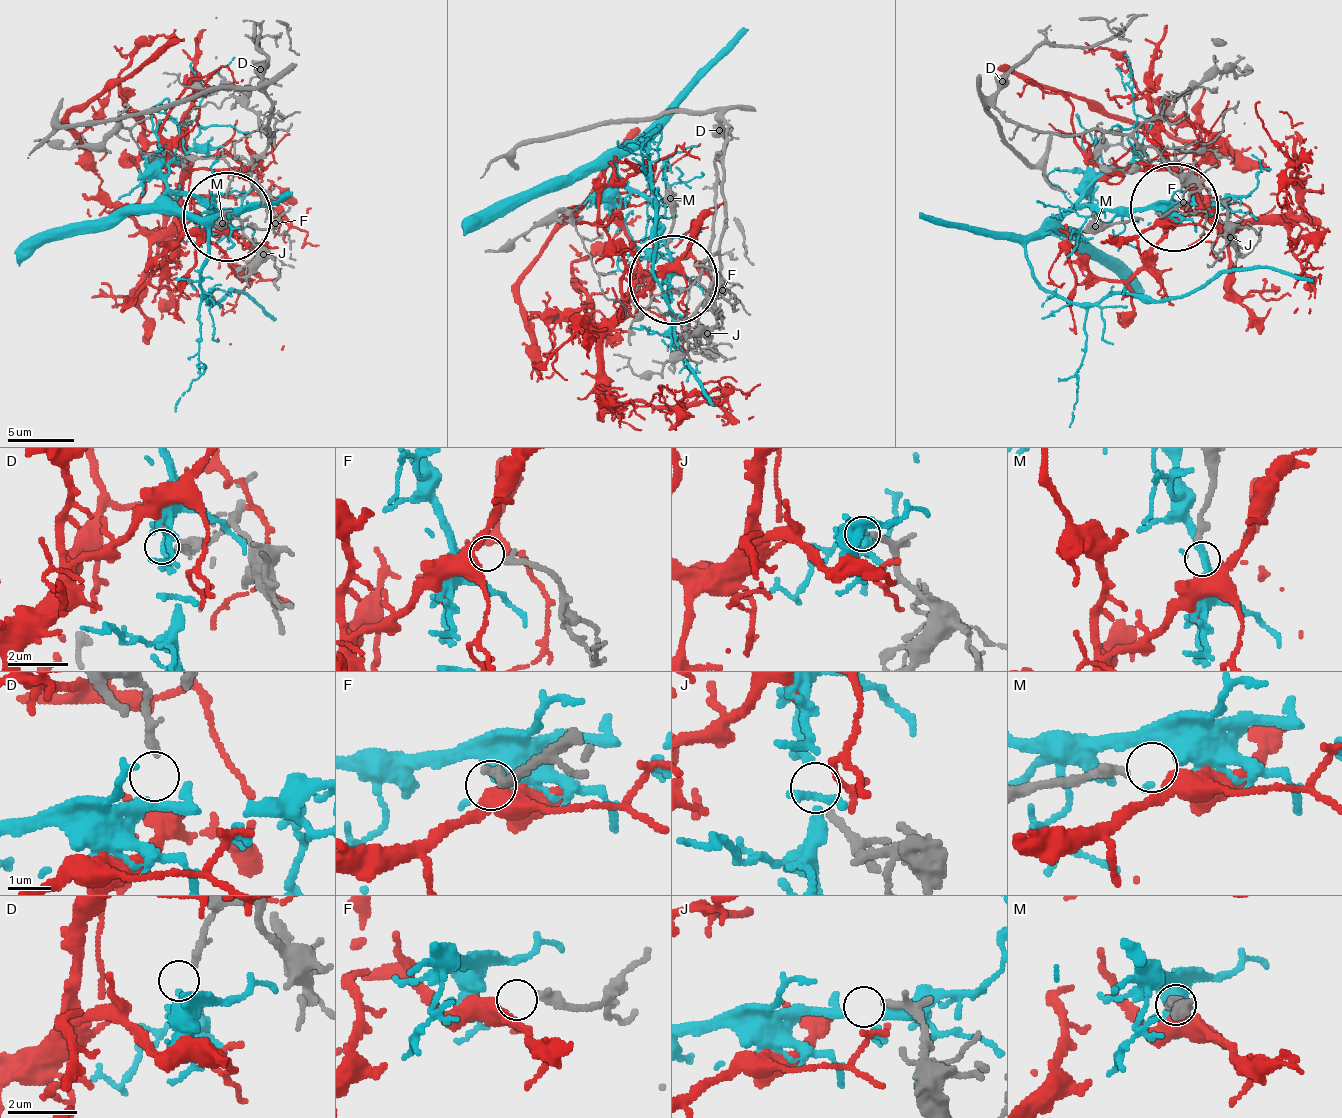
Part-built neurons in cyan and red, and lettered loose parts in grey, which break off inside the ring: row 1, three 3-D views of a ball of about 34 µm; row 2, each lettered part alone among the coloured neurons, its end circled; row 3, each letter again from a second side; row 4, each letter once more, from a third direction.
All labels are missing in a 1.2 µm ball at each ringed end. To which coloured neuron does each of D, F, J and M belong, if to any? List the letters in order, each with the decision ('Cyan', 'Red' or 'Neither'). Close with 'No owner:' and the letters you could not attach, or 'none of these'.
D: Neither
F: Red
J: Neither
M: Neither
No owner: D, J, M

